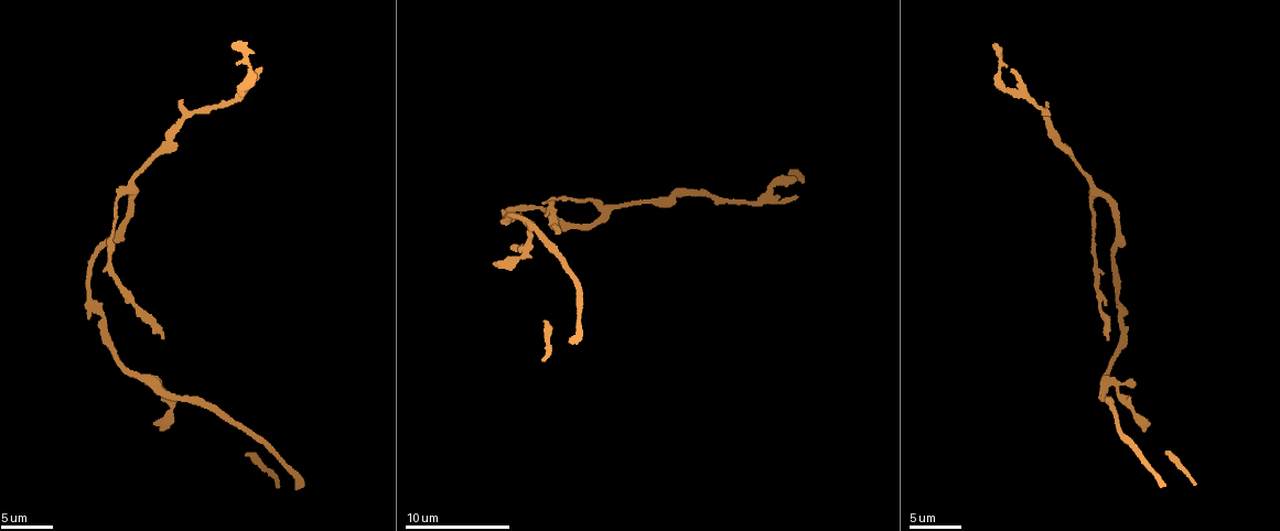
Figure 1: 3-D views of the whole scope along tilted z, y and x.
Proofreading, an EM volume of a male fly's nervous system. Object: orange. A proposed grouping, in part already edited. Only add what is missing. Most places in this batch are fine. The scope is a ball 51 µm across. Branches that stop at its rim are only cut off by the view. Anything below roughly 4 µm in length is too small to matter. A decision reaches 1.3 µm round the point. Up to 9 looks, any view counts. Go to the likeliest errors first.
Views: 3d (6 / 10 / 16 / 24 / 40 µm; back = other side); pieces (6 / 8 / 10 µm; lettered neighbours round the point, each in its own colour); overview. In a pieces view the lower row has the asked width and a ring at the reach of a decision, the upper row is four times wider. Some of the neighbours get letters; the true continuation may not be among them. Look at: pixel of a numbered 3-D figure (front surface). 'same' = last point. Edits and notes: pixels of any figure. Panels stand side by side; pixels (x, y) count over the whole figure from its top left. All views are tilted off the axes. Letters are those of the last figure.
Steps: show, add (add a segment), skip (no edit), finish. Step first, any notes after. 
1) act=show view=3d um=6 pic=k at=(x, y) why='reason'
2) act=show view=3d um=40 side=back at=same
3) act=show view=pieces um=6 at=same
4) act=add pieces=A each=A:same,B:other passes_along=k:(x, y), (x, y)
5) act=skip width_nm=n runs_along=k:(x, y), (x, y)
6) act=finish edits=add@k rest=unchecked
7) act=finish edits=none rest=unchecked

act=show view=pieces um=10 pic=1 at=(179, 101) why='an open end'

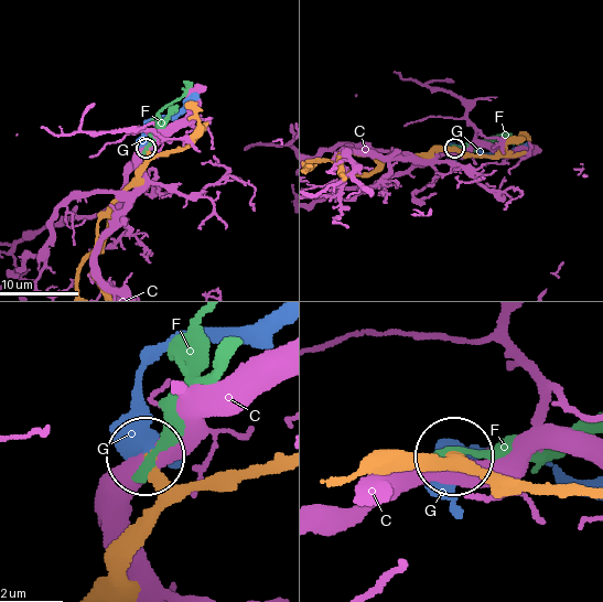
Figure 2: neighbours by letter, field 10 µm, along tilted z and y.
act=add pieces=G width_nm=210 each=C:other,F:other,G:same found='the neuron continues'

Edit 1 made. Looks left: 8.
act=show view=overview

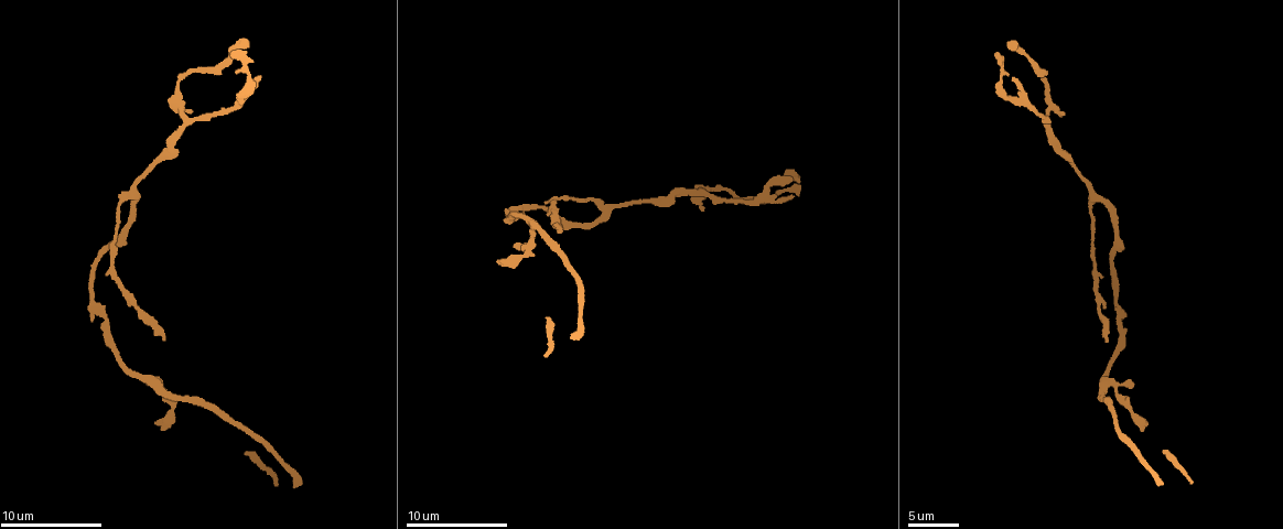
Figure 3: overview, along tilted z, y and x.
act=show view=pieces um=8 pic=3 at=(515, 247) why='free end'

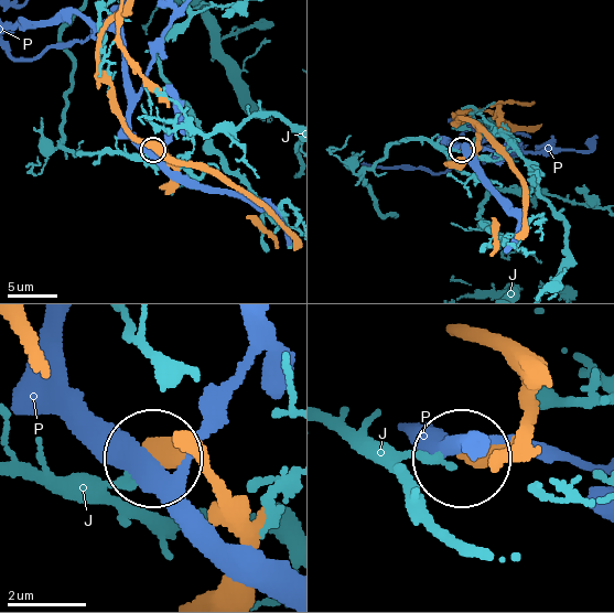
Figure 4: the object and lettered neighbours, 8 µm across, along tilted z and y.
act=skip each=J:other,P:other found='no lettered segment goes on from it'

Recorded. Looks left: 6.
act=show view=pieces um=8 pic=1 at=(154, 423) why='branch stops here'

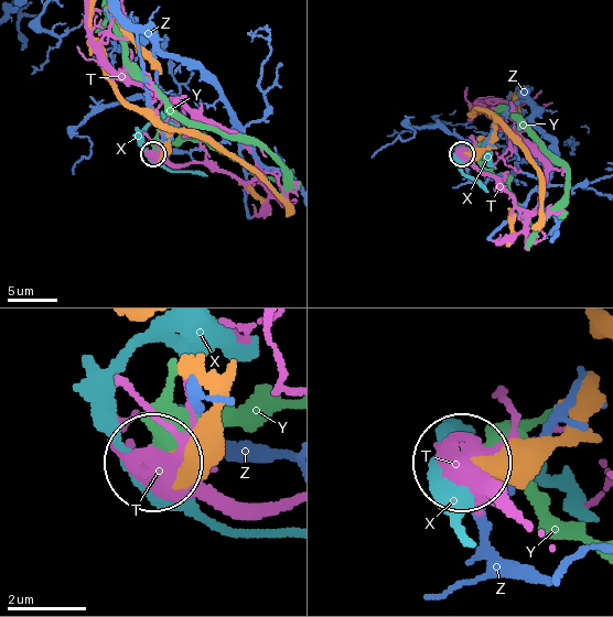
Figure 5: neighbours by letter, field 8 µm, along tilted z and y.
act=skip each=T:other,X:other,Y:other,Z:other runs_along=5:(210, 396), (186, 436), (153, 463) found='no lettered segment goes on from it'

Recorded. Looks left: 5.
act=show view=pieces um=10 pic=1 at=(1012, 71) why='free end'

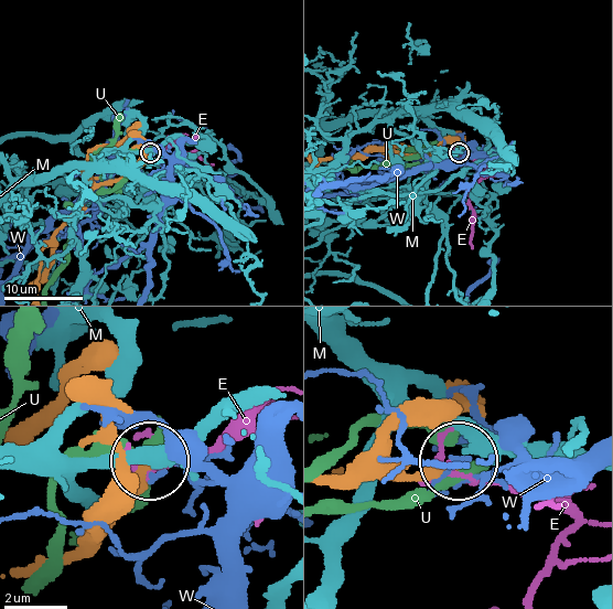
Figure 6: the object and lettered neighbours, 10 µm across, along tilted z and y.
act=skip each=E:other,M:other,U:other,W:other found='none of them fits'

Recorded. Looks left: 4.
act=finish edits=add@2 rest=unchecked

